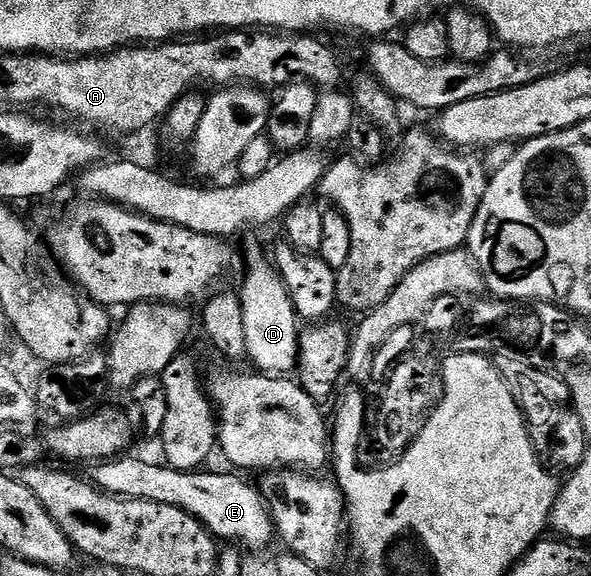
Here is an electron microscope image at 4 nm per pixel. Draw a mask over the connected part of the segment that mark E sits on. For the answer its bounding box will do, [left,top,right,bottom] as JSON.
[92,454,276,548]

